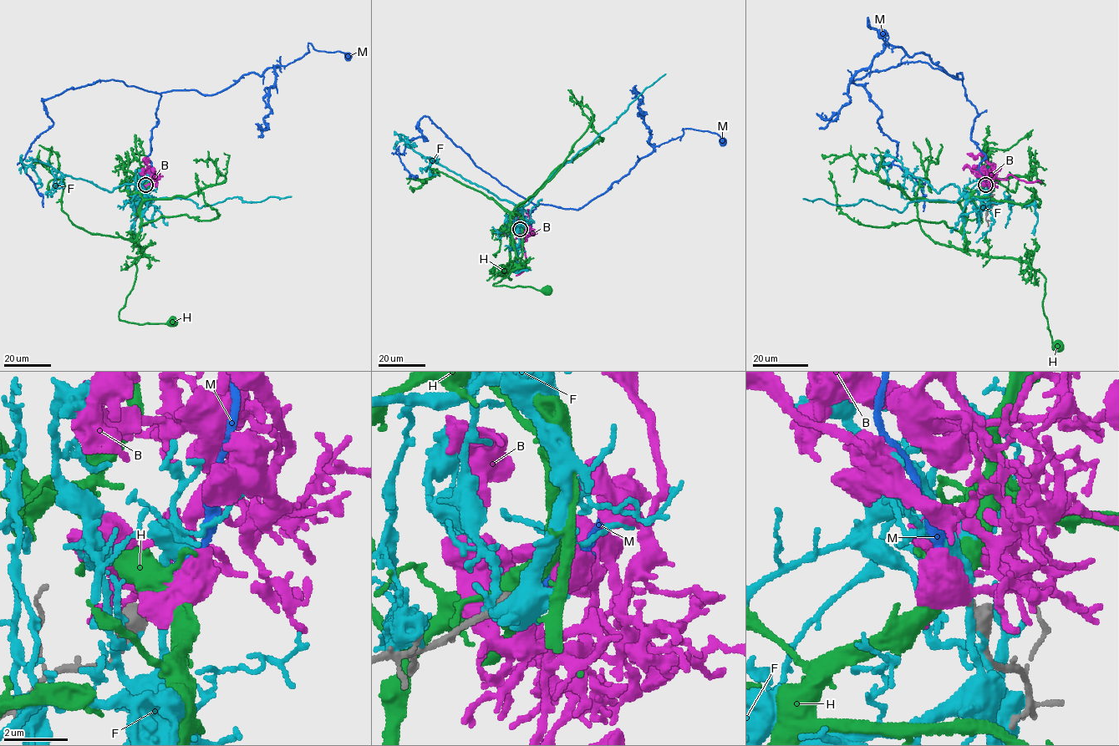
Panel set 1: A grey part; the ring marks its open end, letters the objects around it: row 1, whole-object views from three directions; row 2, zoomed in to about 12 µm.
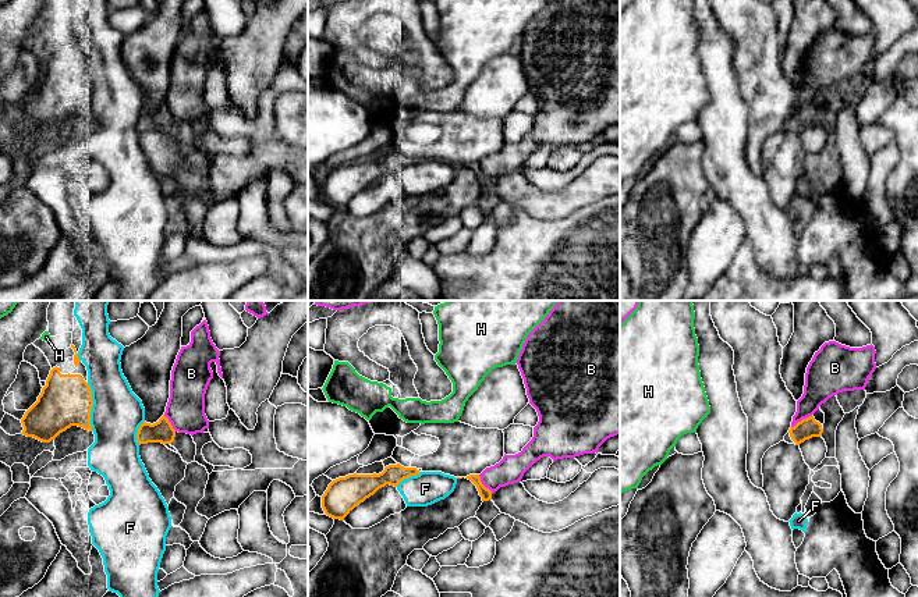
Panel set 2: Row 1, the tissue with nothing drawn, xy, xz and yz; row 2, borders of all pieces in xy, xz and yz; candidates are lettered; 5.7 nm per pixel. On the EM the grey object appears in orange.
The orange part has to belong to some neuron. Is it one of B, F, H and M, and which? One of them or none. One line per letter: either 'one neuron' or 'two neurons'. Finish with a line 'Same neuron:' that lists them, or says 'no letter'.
B: two neurons
F: two neurons
H: two neurons
M: one neuron
Same neuron: M

